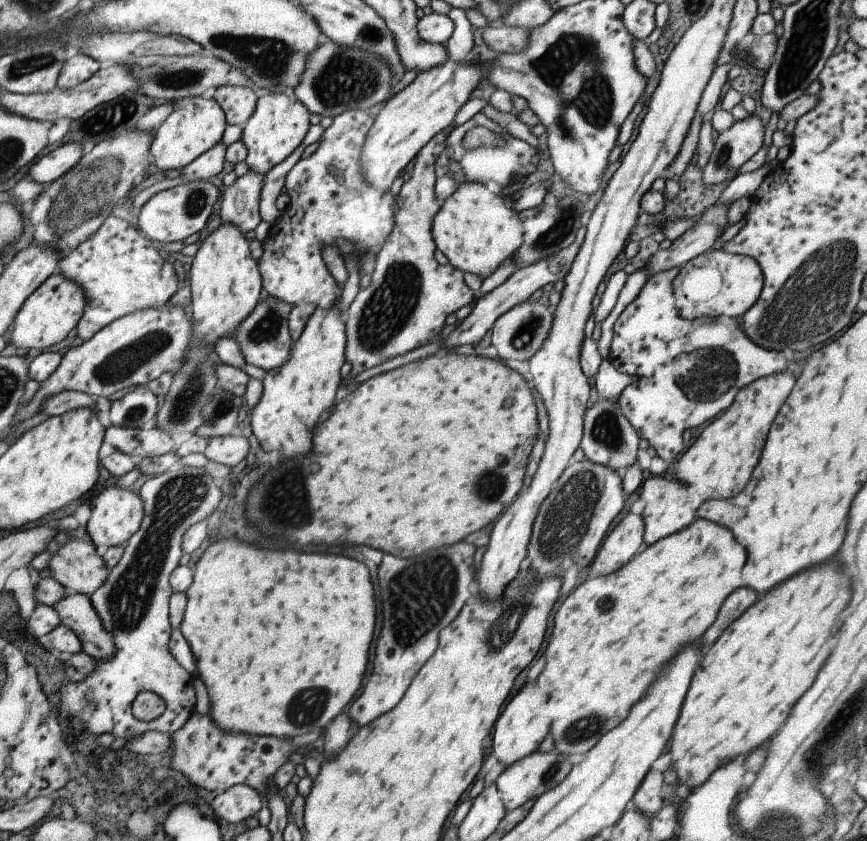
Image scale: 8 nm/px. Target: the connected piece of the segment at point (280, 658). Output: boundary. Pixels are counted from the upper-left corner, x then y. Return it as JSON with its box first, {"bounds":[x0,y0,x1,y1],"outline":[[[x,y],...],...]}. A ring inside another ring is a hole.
{"bounds":[179,538,375,740],"outline":[[[221,538],[213,542],[197,560],[192,582],[185,590],[186,602],[183,618],[179,622],[179,632],[187,640],[191,654],[195,658],[195,666],[199,670],[199,678],[203,680],[209,702],[211,702],[211,720],[227,730],[237,732],[234,735],[277,736],[280,740],[290,740],[307,732],[321,730],[336,714],[339,714],[359,690],[365,666],[367,666],[367,650],[373,636],[375,626],[375,604],[373,604],[373,586],[369,582],[367,568],[347,556],[341,554],[319,554],[319,552],[297,552],[297,550],[267,550],[257,548],[247,542],[235,538]]]}

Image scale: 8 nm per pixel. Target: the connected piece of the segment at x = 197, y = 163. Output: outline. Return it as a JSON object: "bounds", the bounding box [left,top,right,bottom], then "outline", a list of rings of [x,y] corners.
{"bounds":[180,141,227,182],"outline":[[[221,141],[213,144],[209,150],[203,152],[196,160],[189,162],[181,170],[180,177],[183,182],[203,181],[219,174],[223,169],[226,150],[227,146],[224,146]]]}

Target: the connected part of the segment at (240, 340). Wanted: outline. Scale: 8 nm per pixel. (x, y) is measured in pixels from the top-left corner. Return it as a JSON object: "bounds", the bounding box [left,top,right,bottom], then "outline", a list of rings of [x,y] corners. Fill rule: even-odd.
{"bounds":[232,296,292,371],"outline":[[[267,296],[263,301],[255,304],[255,308],[249,312],[249,316],[243,322],[237,324],[232,337],[239,346],[239,352],[245,364],[253,364],[264,371],[273,370],[285,364],[292,346],[287,320],[289,310],[290,307],[285,302],[273,299],[273,296]]]}

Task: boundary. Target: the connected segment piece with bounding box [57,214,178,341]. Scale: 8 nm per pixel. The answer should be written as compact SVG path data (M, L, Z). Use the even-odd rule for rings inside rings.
M111 214L103 220L101 226L93 232L92 236L73 248L58 262L57 270L65 280L81 286L81 290L84 292L85 307L77 326L75 326L75 336L81 341L89 340L101 328L127 314L145 308L160 308L173 296L178 284L173 266L162 260L157 248L151 245L151 241L135 230L133 226L129 226L125 220L115 218Z

